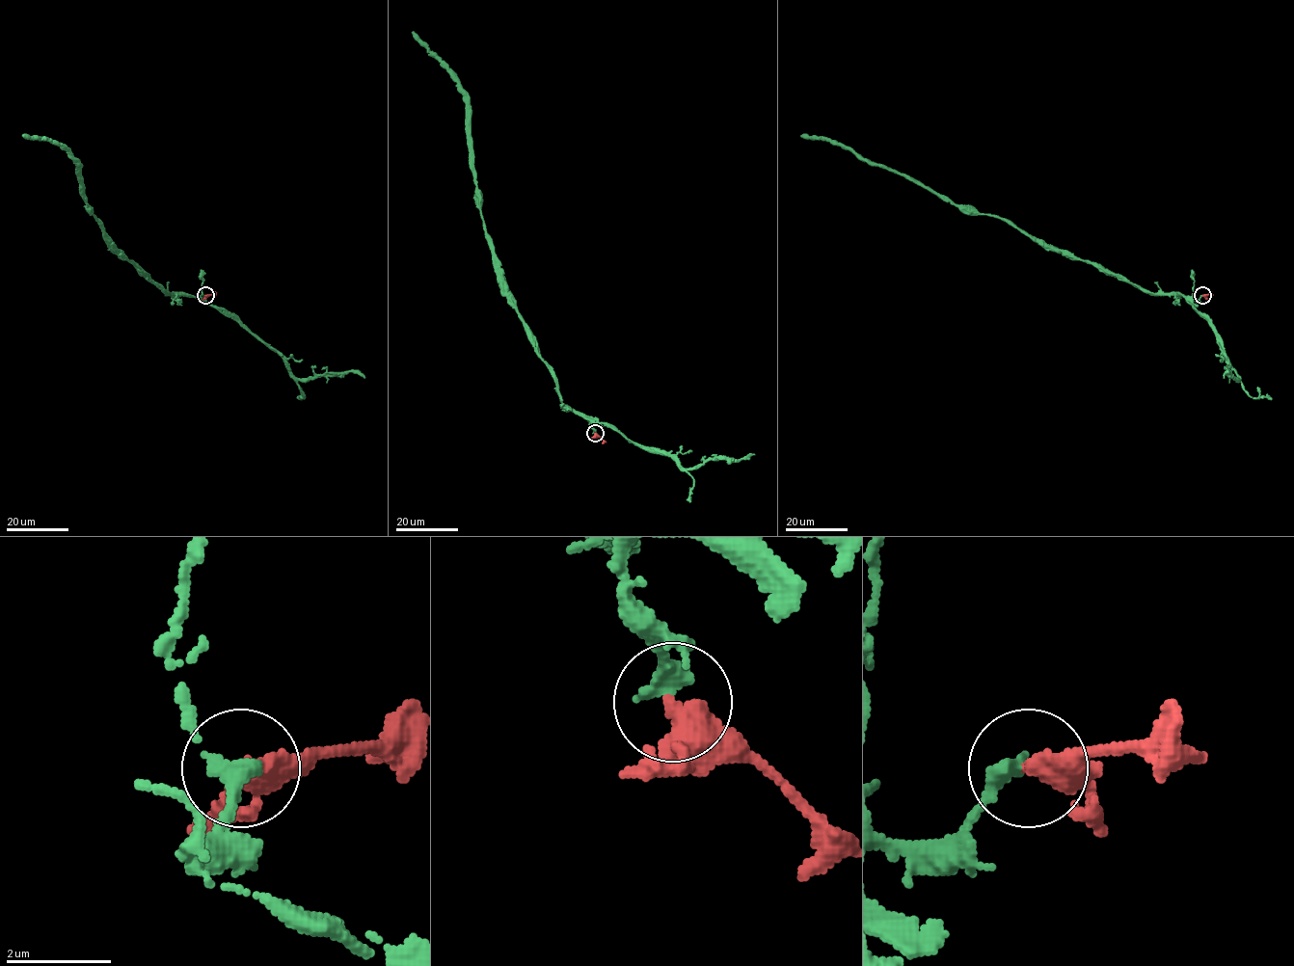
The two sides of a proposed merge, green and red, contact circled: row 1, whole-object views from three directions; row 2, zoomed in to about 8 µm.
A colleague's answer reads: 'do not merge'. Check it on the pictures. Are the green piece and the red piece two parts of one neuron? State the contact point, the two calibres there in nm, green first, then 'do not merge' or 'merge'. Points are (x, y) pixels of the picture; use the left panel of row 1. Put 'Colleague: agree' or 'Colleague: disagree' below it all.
(205, 295) | 360/360 nm | merge
Colleague: disagree

